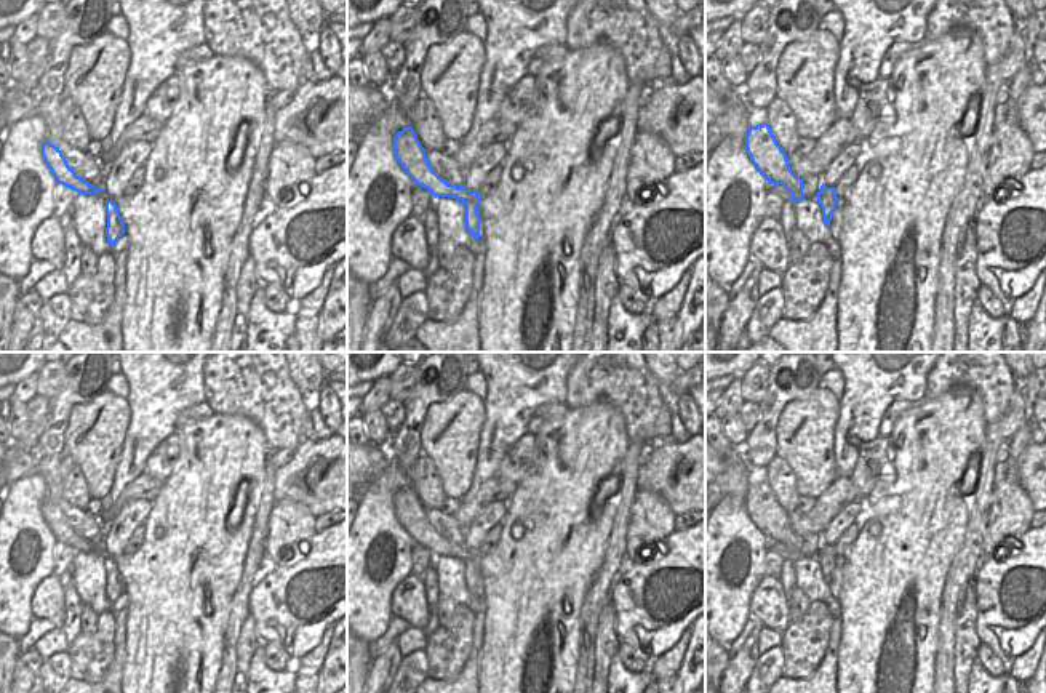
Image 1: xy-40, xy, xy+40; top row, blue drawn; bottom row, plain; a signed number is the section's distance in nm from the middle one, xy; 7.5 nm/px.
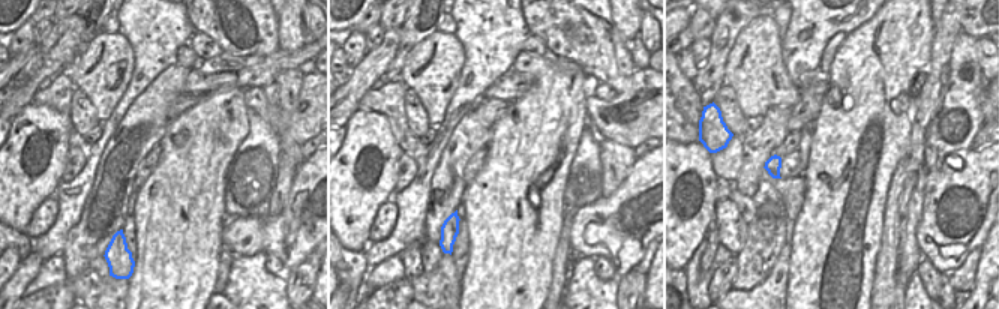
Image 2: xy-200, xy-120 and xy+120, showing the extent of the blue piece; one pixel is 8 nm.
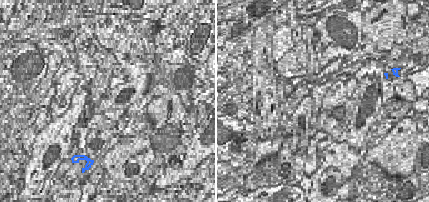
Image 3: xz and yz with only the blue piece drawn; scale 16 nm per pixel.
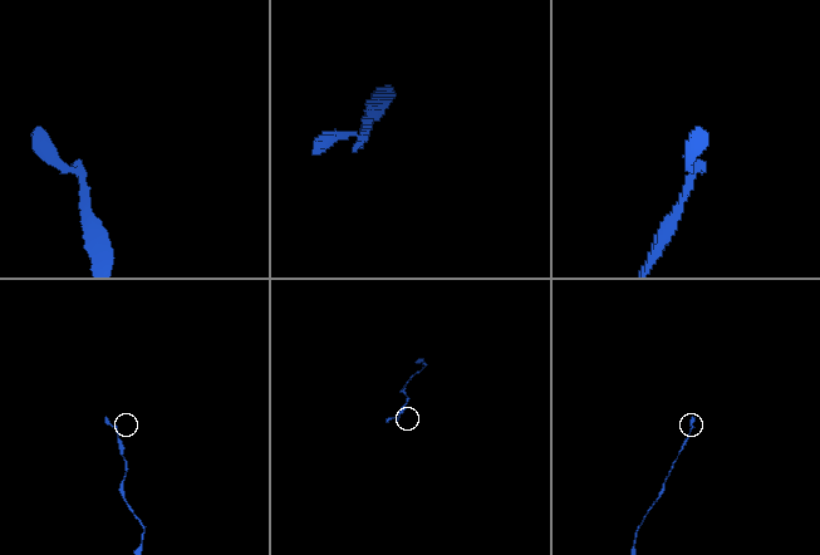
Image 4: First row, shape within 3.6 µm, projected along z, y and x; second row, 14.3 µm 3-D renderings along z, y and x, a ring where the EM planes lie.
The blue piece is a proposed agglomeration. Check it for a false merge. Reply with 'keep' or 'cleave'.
cleave

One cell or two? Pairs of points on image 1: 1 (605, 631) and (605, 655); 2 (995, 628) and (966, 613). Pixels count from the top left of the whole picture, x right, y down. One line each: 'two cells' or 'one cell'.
1: one cell
2: two cells

